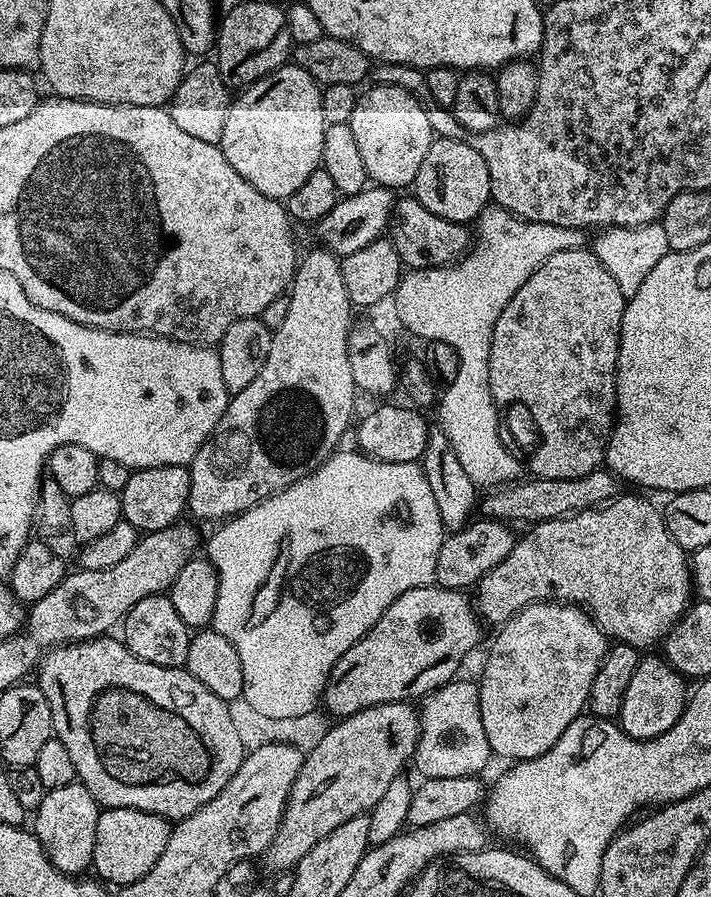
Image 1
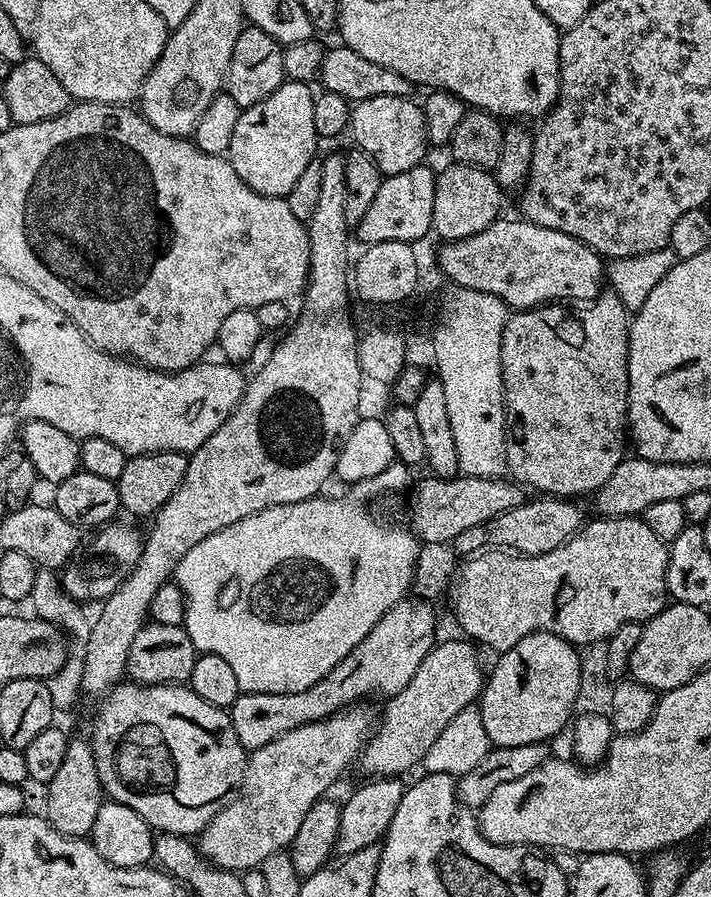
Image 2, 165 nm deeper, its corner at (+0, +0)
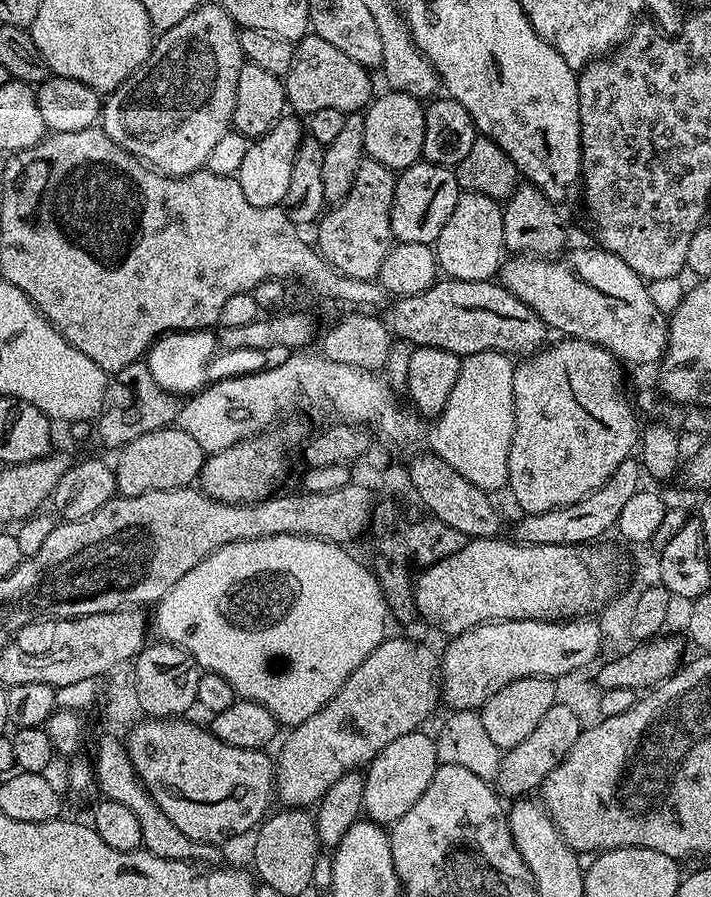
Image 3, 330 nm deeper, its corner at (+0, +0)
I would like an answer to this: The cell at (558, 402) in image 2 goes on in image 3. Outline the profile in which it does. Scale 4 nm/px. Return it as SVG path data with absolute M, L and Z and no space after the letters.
M560 338L560 341L556 345L554 344L545 346L539 352L523 357L514 367L514 422L516 425L510 442L510 450L508 451L507 491L512 492L517 506L521 508L519 511L524 514L545 512L562 506L570 506L574 502L586 498L586 494L598 490L598 486L602 486L609 480L614 474L614 470L618 470L618 466L622 466L622 462L633 455L634 449L638 444L638 428L636 432L636 416L638 417L638 412L630 396L624 393L624 384L620 381L621 361L594 342Z

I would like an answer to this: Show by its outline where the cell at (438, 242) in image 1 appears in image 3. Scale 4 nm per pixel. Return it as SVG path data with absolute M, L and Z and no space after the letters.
M593 246L588 249L576 248L573 252L565 251L556 259L517 255L508 259L500 265L499 283L506 290L510 290L514 298L526 302L526 306L530 306L530 310L534 310L534 314L538 314L538 318L542 318L542 322L546 322L549 329L556 331L557 328L560 334L574 340L594 342L625 365L656 366L664 359L664 352L668 349L669 317L654 306L648 293L648 284L637 272L630 270L630 266L622 262L622 258L599 246Z

